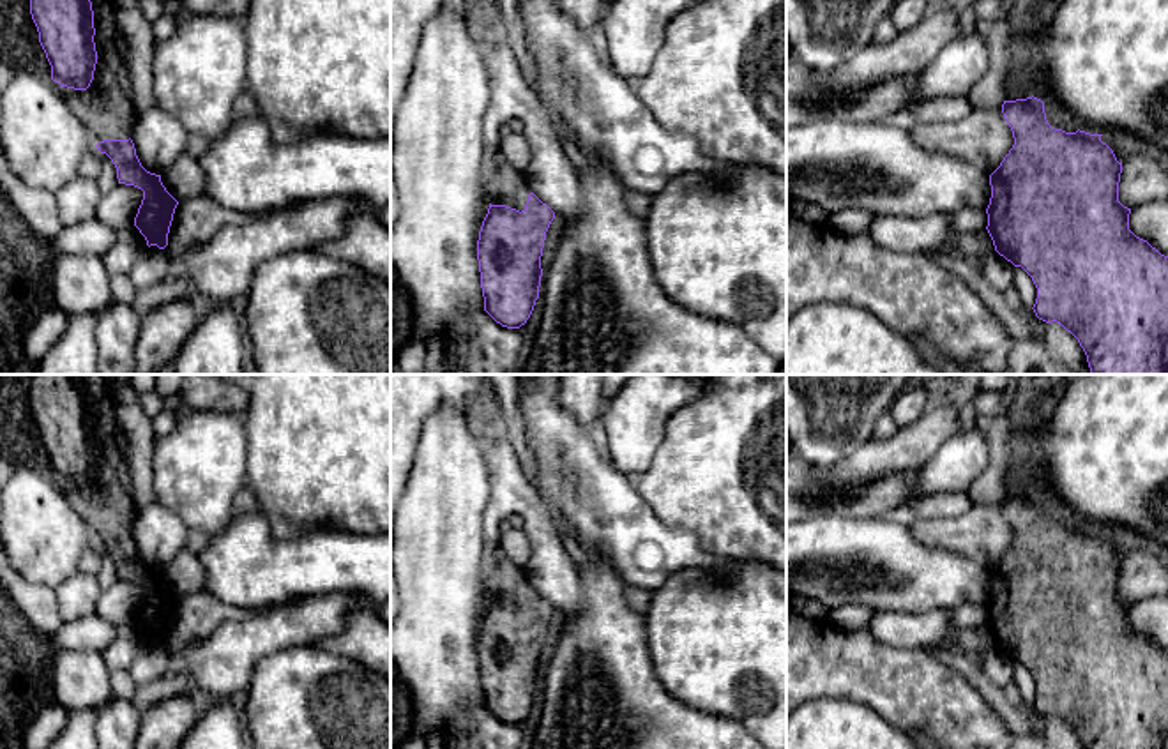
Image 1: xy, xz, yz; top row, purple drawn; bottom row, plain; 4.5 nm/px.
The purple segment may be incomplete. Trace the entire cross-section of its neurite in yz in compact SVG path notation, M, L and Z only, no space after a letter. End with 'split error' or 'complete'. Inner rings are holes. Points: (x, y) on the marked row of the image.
M1034 95L1004 101L1002 113L1014 145L990 175L986 230L995 251L1032 277L1037 288L1035 316L1060 323L1078 339L1090 374L1168 374L1168 256L1129 230L1131 208L1119 201L1122 163L1101 141L1103 134L1051 127L1044 102Z; complete

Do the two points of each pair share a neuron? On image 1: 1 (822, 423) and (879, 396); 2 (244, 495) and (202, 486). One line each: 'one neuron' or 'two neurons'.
1: one neuron
2: two neurons

